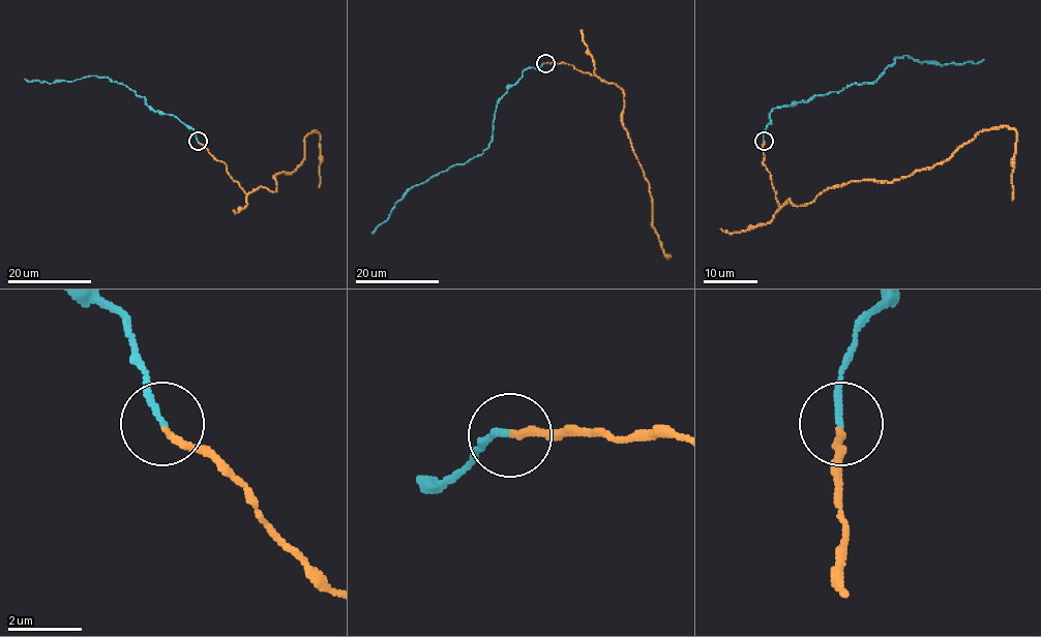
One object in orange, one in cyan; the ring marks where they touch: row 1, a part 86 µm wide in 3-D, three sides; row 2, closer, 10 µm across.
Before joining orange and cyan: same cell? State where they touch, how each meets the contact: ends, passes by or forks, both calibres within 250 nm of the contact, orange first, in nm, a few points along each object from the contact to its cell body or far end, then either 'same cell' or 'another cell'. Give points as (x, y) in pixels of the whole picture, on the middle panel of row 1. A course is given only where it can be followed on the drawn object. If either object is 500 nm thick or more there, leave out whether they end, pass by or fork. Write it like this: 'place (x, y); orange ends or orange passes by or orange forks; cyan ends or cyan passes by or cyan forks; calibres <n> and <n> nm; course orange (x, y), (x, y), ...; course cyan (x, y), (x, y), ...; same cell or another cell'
place (545, 63); orange ends; cyan ends; calibres 180 and 180 nm; course orange (545, 63), (571, 65), (623, 91), (623, 125), (649, 183), (652, 225), (666, 255); course cyan (545, 63), (523, 71), (497, 104), (493, 141), (480, 155), (413, 185), (372, 233); same cell

